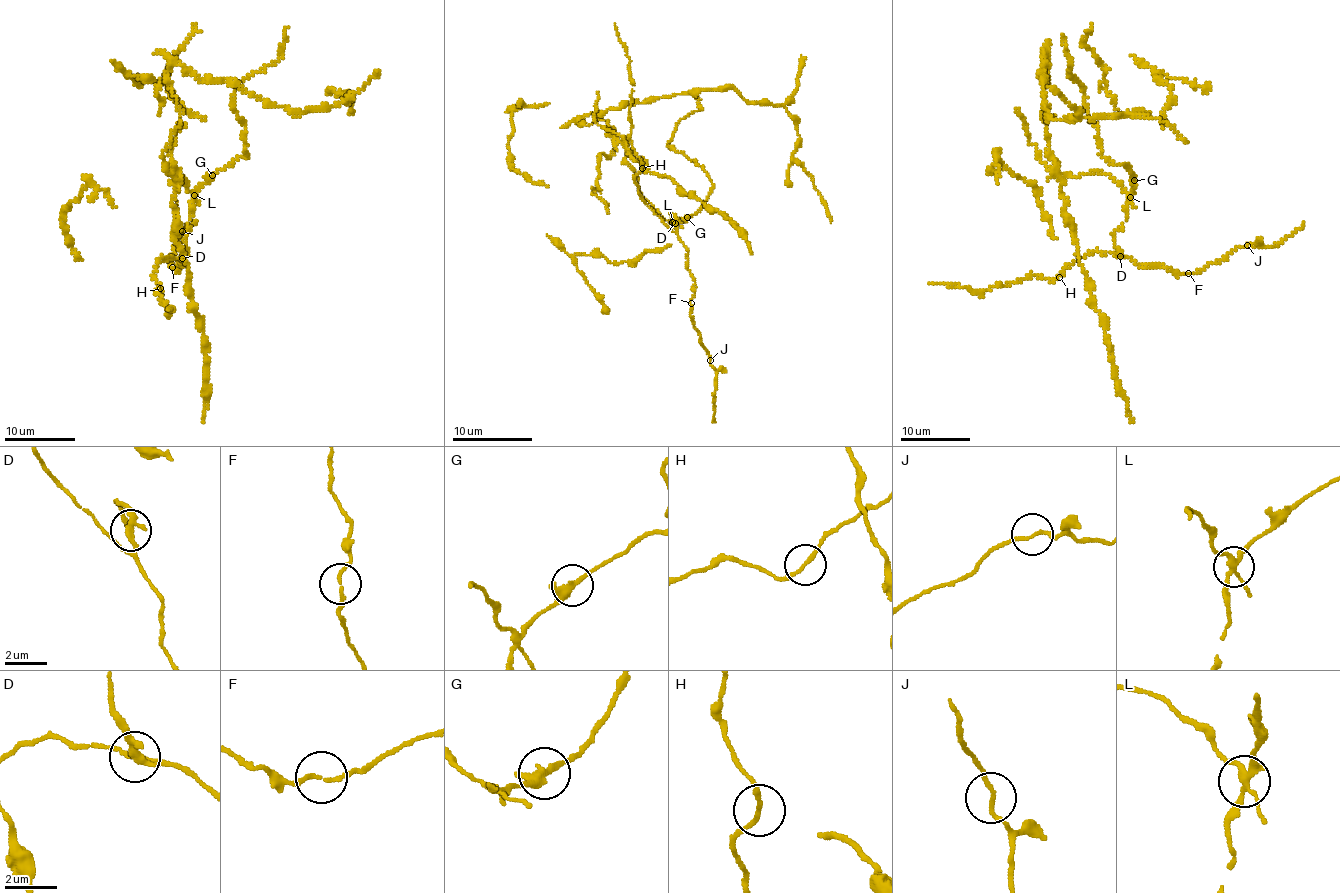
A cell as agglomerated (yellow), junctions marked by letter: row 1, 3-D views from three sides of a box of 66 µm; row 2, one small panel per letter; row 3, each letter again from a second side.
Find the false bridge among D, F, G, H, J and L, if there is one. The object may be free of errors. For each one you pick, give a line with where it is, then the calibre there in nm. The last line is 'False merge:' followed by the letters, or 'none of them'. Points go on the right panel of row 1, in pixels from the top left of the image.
L: (1130, 197) | 240 nm
False merge: L

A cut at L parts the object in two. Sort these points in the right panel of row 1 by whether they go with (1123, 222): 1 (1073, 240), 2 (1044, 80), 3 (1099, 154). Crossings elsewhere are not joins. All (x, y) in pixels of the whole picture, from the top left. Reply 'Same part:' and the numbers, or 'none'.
Same part: 3

